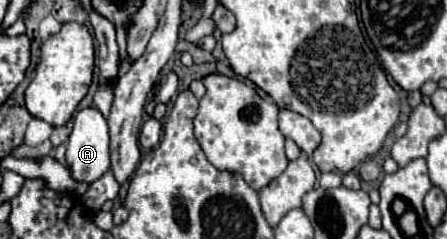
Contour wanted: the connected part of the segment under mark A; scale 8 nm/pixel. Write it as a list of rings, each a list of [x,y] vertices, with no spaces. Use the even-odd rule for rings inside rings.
[[[84,108],[74,118],[74,130],[66,144],[66,166],[74,180],[78,182],[94,182],[110,168],[110,136],[106,118],[96,108]]]

